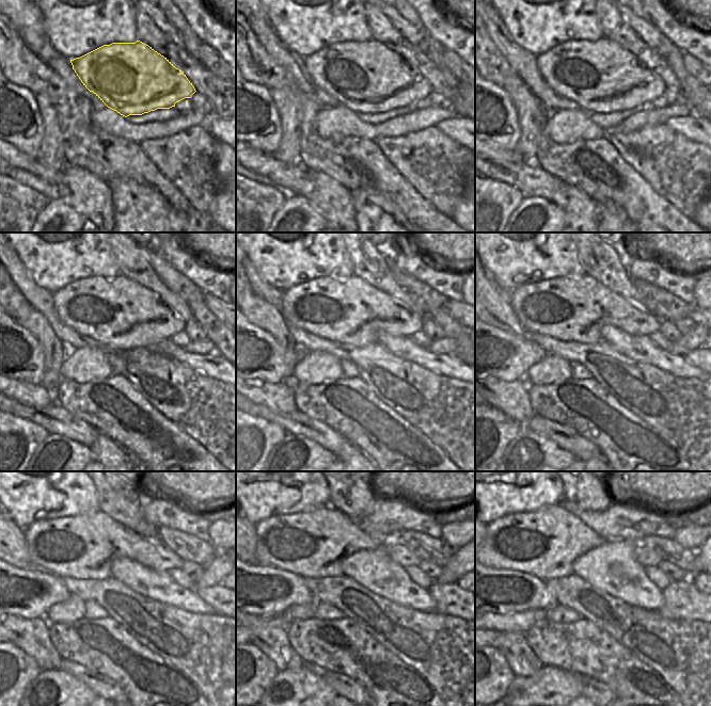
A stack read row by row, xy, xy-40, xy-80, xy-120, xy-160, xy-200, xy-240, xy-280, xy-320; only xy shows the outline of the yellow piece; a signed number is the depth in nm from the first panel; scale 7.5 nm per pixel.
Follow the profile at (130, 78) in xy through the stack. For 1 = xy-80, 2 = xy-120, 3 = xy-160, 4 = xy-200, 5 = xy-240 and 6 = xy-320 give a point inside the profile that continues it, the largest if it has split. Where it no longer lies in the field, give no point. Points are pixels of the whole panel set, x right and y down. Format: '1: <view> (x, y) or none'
1: xy-80 (602, 77)
2: xy-120 (116, 311)
3: xy-160 (349, 310)
4: xy-200 (575, 307)
5: xy-240 (85, 546)
6: xy-320 (544, 543)

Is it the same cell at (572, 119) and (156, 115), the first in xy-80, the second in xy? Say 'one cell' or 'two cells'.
two cells

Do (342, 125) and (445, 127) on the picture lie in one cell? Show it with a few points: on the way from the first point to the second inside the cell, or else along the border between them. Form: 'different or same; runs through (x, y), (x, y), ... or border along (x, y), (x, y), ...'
different; border along (455, 115), (443, 118), (435, 125)

